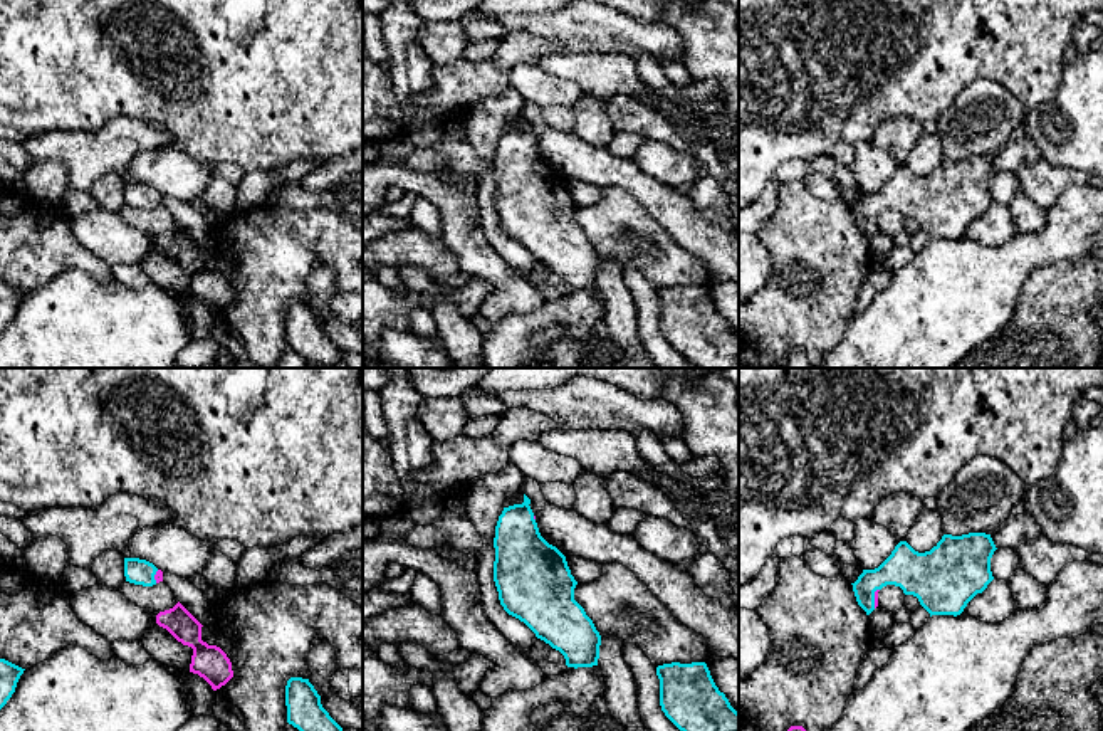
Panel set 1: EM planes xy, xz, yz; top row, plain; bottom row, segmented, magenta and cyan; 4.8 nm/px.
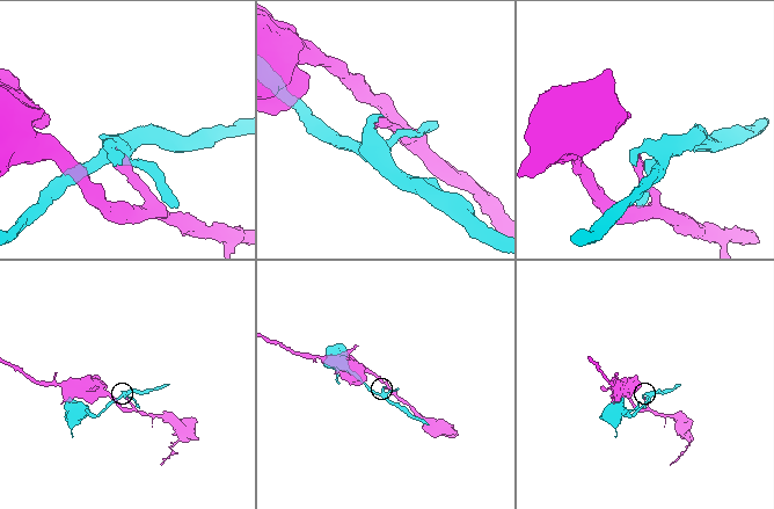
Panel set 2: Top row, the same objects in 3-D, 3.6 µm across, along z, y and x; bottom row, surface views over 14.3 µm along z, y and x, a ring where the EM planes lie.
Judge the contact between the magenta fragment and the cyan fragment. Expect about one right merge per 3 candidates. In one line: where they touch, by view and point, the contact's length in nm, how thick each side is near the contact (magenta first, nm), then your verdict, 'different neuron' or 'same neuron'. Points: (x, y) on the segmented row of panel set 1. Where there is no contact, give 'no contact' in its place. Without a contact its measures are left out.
contact yz (875, 599); length 100 nm; calibres 20 and 200 nm; different neuron

